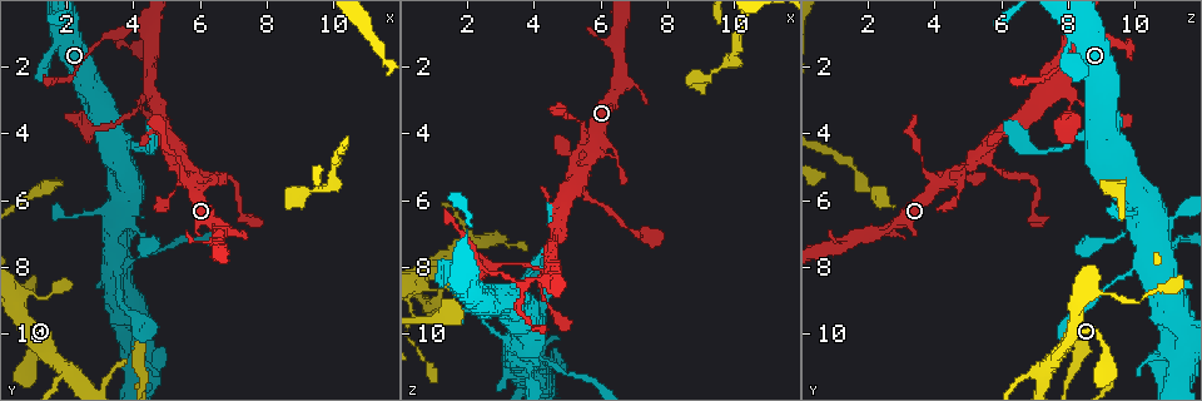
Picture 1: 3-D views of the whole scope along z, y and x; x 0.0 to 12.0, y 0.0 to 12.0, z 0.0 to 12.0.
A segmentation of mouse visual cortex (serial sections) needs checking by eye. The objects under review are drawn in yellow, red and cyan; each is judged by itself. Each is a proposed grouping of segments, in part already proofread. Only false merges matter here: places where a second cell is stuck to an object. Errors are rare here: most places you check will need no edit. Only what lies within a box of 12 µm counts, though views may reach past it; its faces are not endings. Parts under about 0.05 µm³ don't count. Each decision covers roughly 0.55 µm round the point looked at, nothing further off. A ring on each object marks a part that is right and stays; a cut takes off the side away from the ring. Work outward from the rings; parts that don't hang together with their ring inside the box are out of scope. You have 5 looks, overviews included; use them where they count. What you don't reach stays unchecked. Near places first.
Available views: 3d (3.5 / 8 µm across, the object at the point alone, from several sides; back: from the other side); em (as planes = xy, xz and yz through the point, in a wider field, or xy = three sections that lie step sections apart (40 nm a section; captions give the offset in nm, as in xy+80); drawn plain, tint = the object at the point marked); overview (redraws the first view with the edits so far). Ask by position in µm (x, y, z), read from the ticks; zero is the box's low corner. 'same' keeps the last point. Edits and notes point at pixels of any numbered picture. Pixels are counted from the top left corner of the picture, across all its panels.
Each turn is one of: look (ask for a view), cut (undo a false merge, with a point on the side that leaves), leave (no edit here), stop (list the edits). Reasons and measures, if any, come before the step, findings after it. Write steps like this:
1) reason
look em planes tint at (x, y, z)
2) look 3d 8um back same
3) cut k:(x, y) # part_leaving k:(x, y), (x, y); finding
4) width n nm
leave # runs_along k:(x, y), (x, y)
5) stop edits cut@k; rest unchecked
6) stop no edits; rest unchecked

three-way junction
look 3d 3.5um at (3.7, 1.1, 8.5)

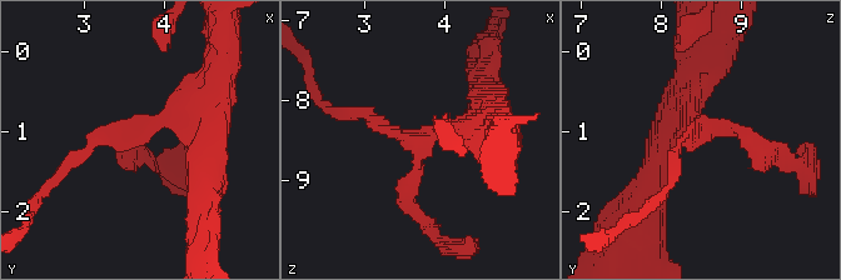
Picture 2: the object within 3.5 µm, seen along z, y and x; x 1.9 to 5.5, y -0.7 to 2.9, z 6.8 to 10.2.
arms 3; arm_widths 150, 200, 350 nm; need the tissue
look em xy step 5 tint at (3.75, 1.00, 8.50)

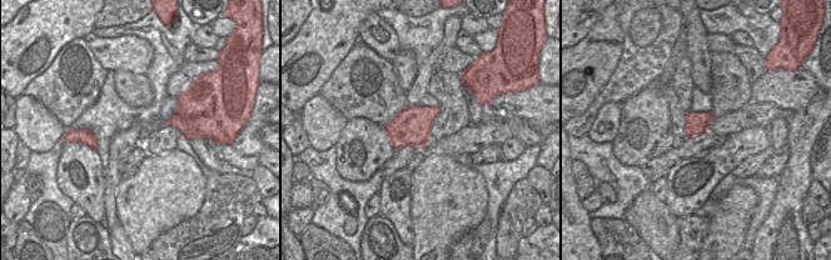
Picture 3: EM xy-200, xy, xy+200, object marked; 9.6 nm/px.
width 360 nm
leave # runs_along 2:(210, 119), (172, 108), (71, 161); one cell here

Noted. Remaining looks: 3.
abrupt turn
look 3d 3.5um at (3.6, 4.0, 8.6)

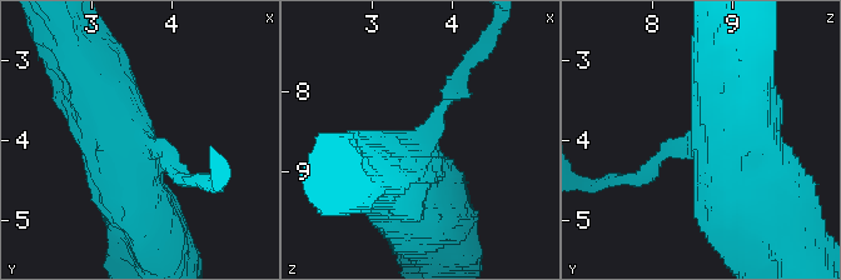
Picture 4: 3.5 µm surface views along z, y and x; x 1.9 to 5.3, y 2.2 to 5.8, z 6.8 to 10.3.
shape alone is not enough
look em xy step 1 tint at (3.65, 4.00, 8.60)

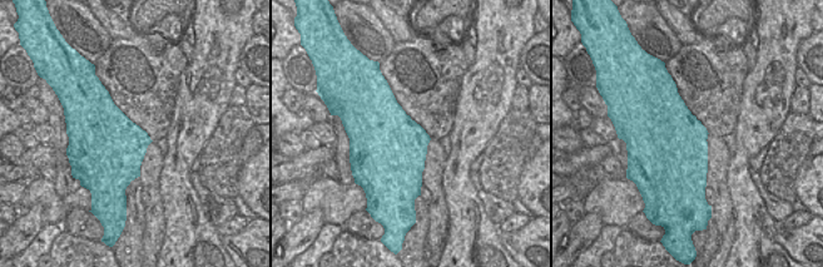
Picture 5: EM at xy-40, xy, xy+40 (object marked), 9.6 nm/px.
leave # runs_along 4:(91, 71), (149, 221); continuous, no second cell

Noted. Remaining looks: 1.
stop no edits; rest unchecked

